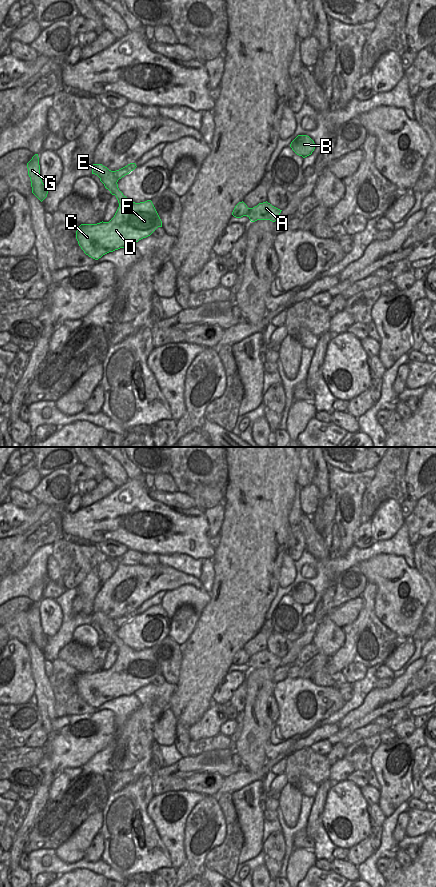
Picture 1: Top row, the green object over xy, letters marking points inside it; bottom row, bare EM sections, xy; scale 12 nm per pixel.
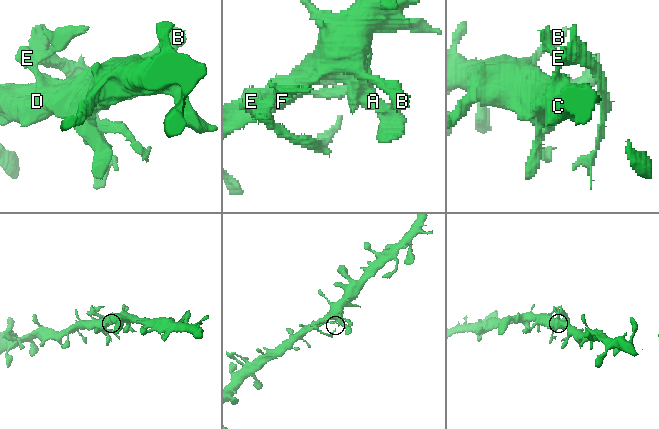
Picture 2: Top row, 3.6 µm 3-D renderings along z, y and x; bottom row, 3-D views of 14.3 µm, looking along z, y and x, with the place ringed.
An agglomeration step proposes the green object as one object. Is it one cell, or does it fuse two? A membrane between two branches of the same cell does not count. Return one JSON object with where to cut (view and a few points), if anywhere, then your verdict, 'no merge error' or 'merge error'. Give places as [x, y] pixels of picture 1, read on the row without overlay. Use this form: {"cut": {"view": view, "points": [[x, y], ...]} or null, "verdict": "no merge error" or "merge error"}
{"cut": {"view": "xy", "points": [[116, 630], [113, 635], [107, 636]]}, "verdict": "merge error"}

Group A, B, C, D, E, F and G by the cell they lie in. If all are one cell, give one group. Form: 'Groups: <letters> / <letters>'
Groups: A B C D F G / E

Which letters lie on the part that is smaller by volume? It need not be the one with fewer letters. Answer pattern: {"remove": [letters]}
{"remove": ["E"]}

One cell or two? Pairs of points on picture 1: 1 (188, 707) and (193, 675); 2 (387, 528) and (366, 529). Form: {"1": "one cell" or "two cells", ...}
{"1": "one cell", "2": "two cells"}

